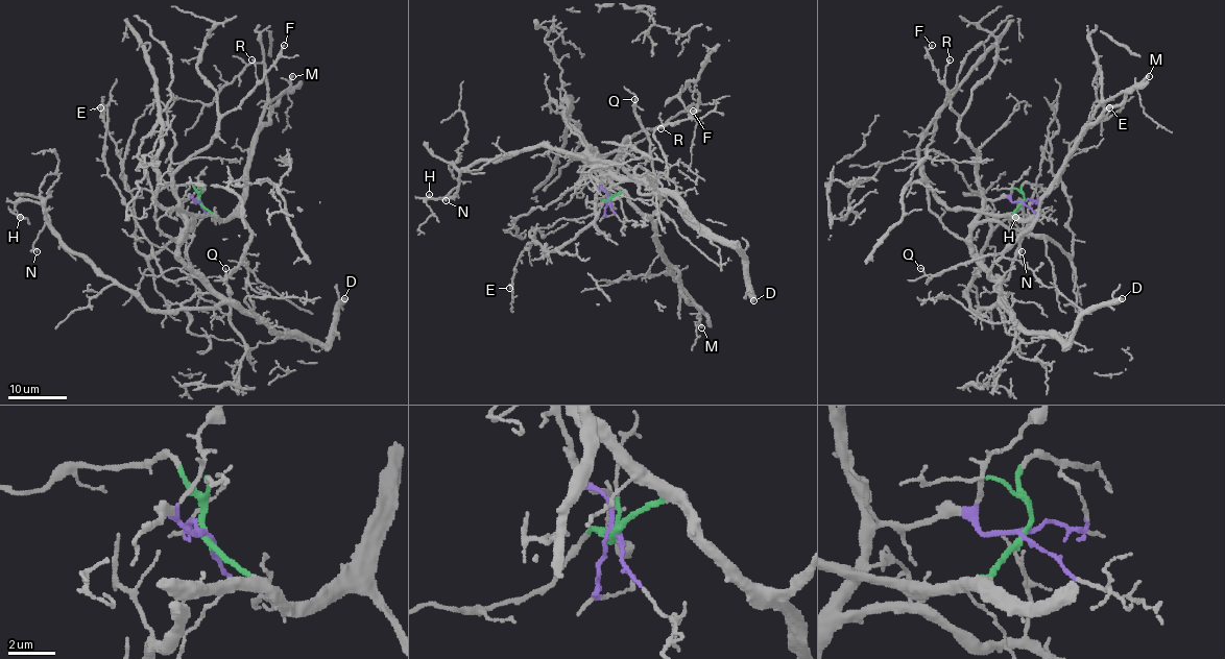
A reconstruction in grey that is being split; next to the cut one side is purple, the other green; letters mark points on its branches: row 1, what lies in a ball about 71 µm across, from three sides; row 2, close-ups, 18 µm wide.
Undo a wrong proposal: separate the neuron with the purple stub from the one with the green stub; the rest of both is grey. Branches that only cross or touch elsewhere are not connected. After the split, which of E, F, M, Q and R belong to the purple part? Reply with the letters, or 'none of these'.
F, R

